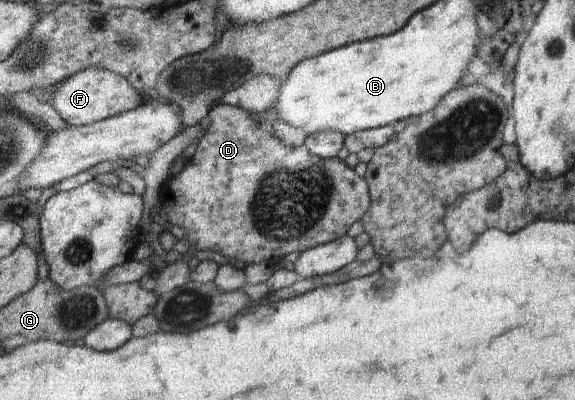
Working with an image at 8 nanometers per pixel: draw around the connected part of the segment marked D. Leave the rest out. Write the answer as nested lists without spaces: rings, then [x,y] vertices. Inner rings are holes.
[[[216,104],[208,117],[210,126],[197,143],[194,156],[159,190],[162,194],[171,194],[172,199],[164,202],[164,206],[157,201],[165,214],[186,228],[185,238],[191,243],[190,248],[212,250],[245,265],[279,262],[292,252],[301,253],[342,238],[350,224],[369,212],[372,204],[369,184],[345,161],[337,157],[320,158],[305,144],[286,146],[286,142],[272,134],[274,122],[256,121],[250,112],[240,107]]]

